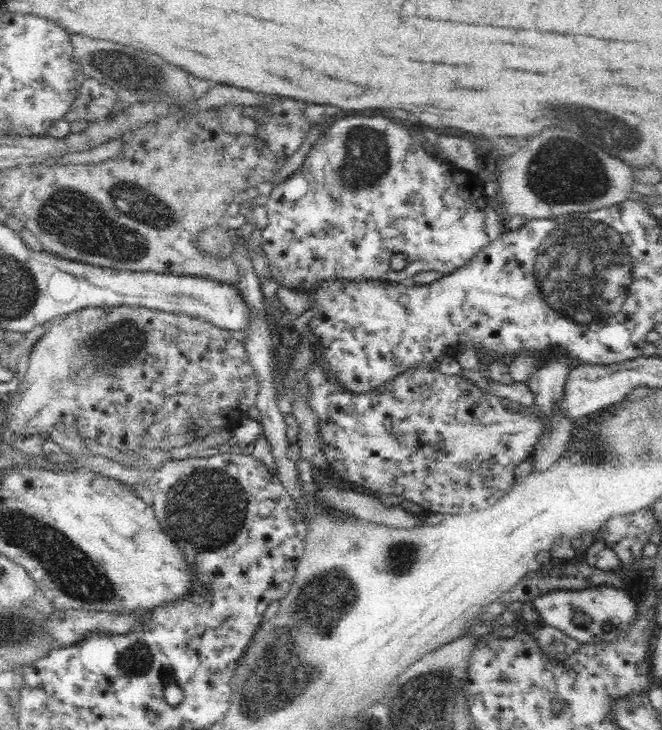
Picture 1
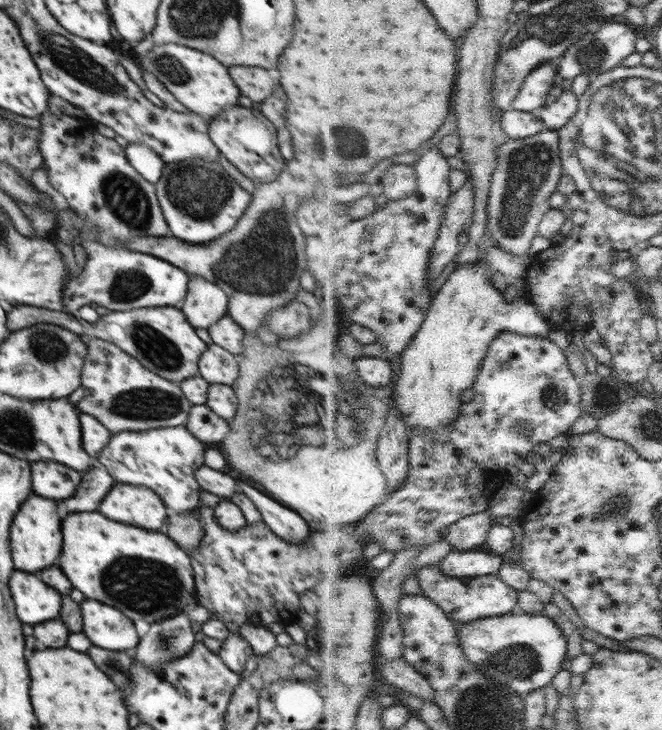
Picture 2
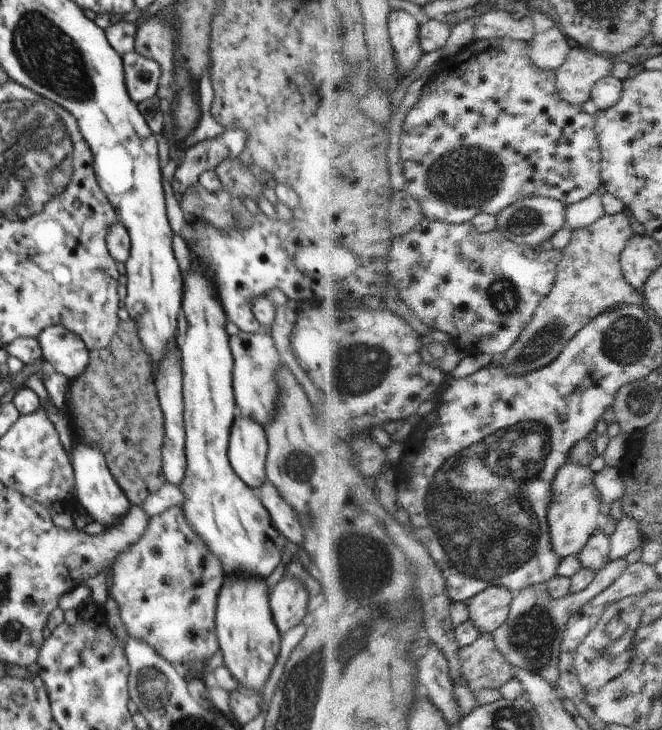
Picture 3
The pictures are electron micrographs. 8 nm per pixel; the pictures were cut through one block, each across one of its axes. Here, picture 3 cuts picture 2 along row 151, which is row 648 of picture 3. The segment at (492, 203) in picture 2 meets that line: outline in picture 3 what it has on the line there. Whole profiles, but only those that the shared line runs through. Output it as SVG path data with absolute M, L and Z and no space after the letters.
M627 559L612 562L605 570L599 572L596 580L587 590L574 593L562 599L553 598L549 584L540 584L518 593L512 604L510 620L495 633L497 646L508 656L515 668L526 668L531 672L543 675L552 686L559 688L561 678L561 647L563 639L574 616L613 586L630 567Z

